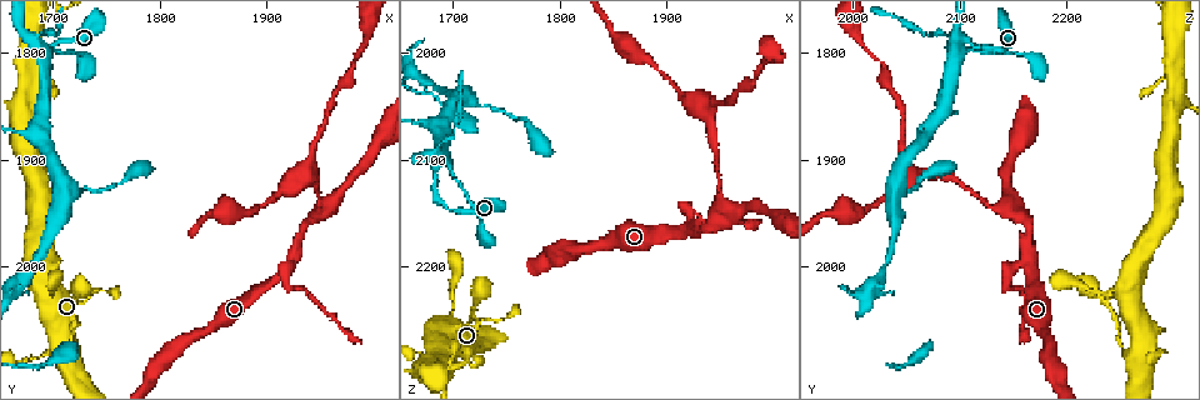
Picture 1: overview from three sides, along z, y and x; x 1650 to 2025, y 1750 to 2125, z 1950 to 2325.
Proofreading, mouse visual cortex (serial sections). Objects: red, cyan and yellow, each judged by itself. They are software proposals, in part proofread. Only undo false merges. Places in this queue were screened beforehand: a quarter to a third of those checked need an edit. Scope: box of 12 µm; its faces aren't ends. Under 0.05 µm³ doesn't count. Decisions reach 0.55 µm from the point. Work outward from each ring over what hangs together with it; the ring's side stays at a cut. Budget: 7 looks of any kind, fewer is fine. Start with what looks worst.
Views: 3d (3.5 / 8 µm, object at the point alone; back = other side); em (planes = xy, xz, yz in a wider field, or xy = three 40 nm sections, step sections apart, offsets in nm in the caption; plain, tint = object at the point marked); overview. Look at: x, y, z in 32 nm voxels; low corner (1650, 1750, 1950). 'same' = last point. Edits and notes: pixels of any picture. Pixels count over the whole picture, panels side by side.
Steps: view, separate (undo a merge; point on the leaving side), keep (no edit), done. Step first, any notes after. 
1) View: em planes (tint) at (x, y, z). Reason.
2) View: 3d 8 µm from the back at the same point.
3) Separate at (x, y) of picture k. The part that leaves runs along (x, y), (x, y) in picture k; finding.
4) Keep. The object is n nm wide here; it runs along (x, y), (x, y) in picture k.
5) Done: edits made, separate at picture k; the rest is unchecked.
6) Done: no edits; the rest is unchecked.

View: 3d 8 µm at (1920, 2000, 2164). Thin neck.

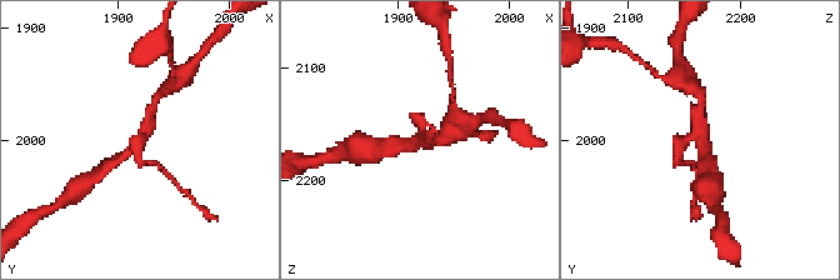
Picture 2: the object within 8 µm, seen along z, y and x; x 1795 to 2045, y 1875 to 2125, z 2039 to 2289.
View: 3d 3.5 µm at (1924, 1996, 2166).

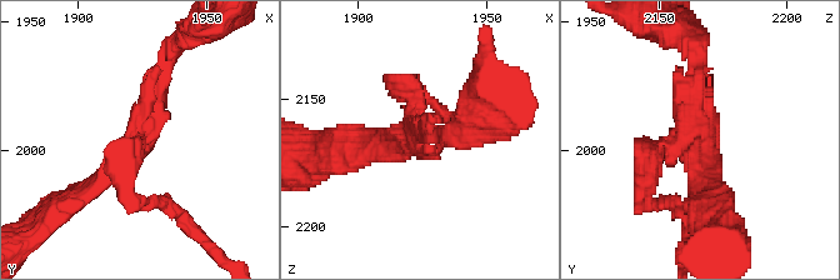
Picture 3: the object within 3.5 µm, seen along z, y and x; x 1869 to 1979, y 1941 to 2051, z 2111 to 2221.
Keep. 3 arms meet here; the arms are 200, 250, 300 nm wide; it runs along (74, 199), (135, 141), (161, 65) in picture 3; one cell here.

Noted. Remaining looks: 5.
View: 3d 3.5 µm at (1688, 1792, 2098). Abrupt turn.

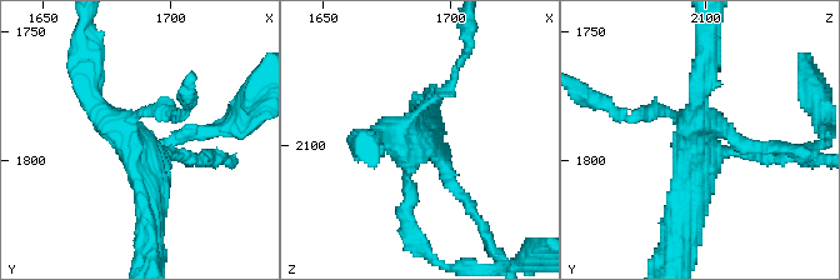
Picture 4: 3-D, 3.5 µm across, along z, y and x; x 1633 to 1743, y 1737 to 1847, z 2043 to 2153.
View: em xy step 1 (tint) at (1686, 1790, 2099).

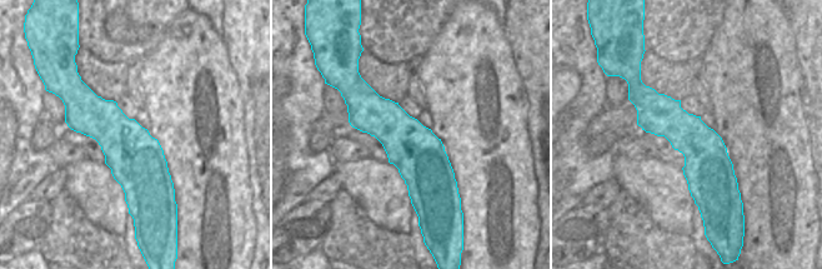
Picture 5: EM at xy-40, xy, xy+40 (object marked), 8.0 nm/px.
Separate at (635, 116) of picture 4. The part that leaves runs along (665, 110), (620, 115), (594, 103) in picture 4; two cells meet here.

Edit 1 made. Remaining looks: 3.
View: overview. Redraw.

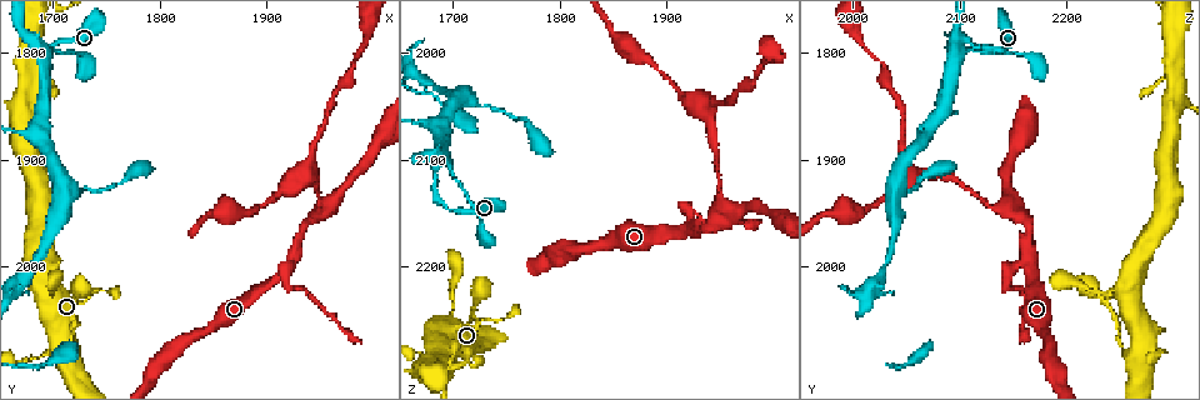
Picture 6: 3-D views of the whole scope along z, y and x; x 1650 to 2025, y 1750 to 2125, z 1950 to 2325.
View: 3d 3.5 µm at (1952, 1948, 2144). A fork.

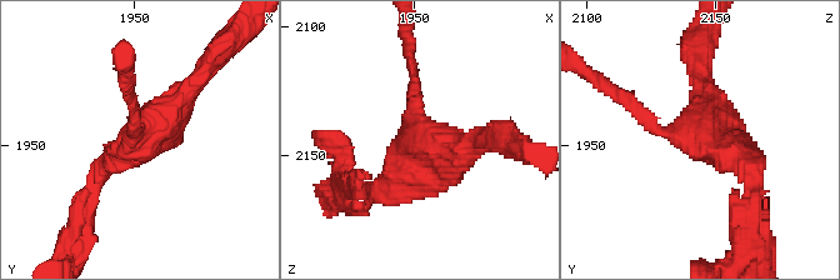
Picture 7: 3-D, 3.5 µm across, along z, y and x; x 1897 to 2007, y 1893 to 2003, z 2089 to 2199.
View: em xy step 3 (tint) at (1952, 1948, 2145).

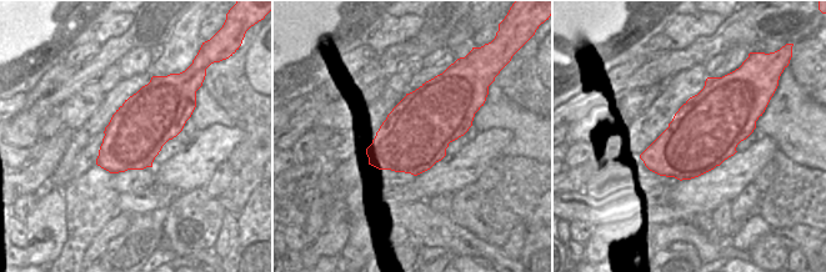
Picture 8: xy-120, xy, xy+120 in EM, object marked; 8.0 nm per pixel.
Keep. One cell here.

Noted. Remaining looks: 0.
Done: edits made, separate at picture 4; the rest is unchecked.

